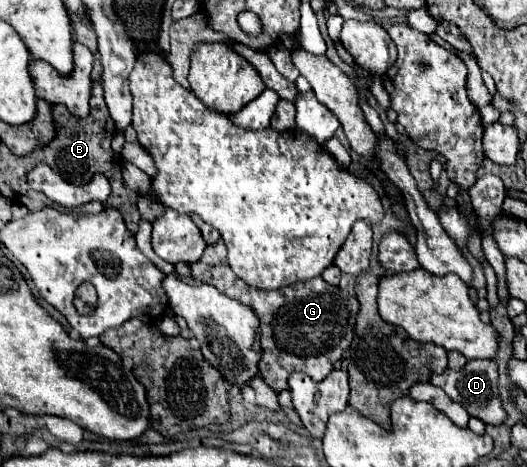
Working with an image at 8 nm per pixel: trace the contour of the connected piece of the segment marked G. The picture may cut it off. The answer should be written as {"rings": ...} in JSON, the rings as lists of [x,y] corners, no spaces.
{"rings":[[[219,239],[215,245],[209,245],[203,259],[191,265],[191,271],[197,281],[209,283],[227,297],[235,297],[237,301],[257,311],[261,319],[263,347],[263,359],[259,361],[259,369],[265,383],[275,391],[289,389],[287,379],[293,371],[303,371],[313,381],[323,381],[333,371],[333,363],[343,357],[343,353],[353,341],[359,301],[351,293],[325,283],[321,277],[275,291],[253,289],[231,271],[223,239]]]}

